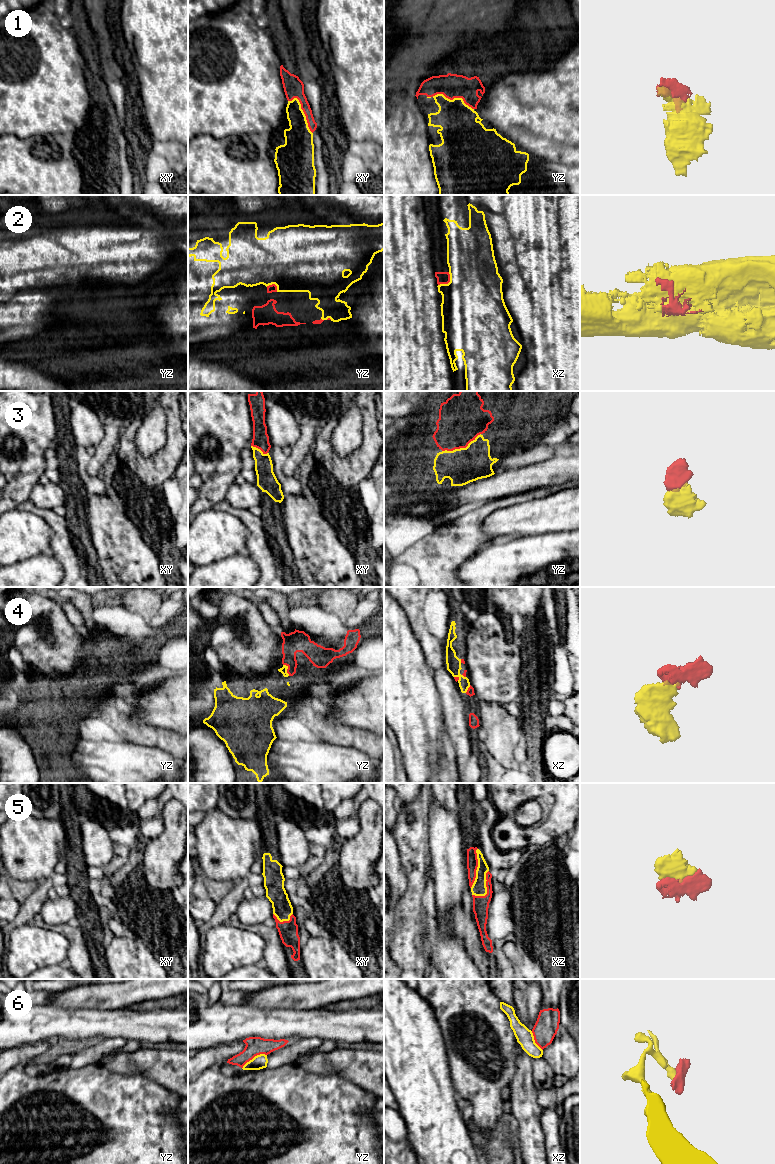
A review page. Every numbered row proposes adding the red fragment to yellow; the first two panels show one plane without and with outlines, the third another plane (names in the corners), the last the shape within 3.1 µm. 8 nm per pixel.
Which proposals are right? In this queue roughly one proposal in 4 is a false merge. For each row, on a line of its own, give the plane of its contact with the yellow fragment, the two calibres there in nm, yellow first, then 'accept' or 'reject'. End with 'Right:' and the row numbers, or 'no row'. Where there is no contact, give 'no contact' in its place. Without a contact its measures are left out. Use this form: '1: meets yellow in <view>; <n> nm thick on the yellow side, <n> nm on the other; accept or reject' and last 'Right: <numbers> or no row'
1: meets yellow in xy; 220 nm thick on the yellow side, 160 nm on the other; accept
2: meets yellow in xz; 500 nm thick on the yellow side, 100 nm on the other; reject
3: meets yellow in yz; 280 nm thick on the yellow side, 360 nm on the other; accept
4: meets yellow in yz; 60 nm thick on the yellow side, 180 nm on the other; accept
5: meets yellow in xz; 120 nm thick on the yellow side, 100 nm on the other; accept
6: meets yellow in yz; 110 nm thick on the yellow side, 150 nm on the other; reject
Right: 1, 3, 4, 5

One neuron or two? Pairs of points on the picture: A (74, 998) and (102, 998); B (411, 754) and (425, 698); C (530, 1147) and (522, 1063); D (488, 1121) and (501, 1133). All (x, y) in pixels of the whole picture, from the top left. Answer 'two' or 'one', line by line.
A: one
B: one
C: one
D: two

